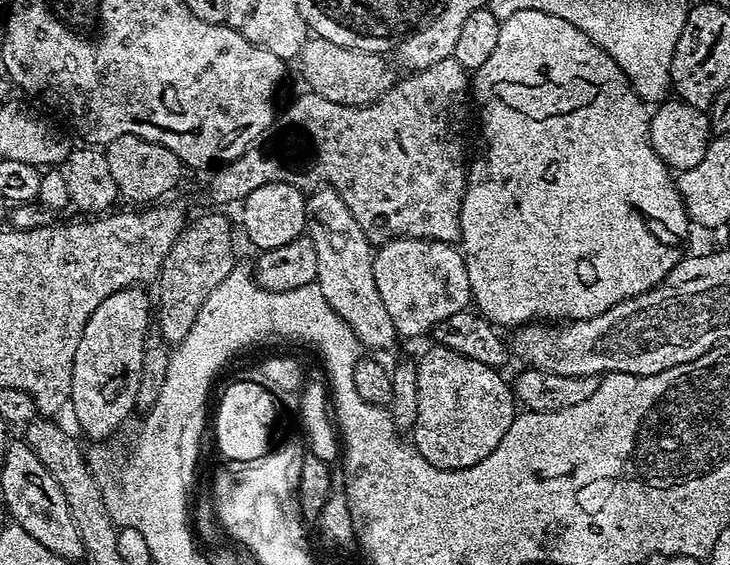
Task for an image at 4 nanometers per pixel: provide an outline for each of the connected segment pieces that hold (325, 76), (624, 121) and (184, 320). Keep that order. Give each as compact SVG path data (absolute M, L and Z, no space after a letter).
M312 36L304 41L302 50L298 57L298 65L300 64L300 72L304 75L307 87L314 94L318 94L322 98L326 98L330 102L338 102L339 104L372 104L386 90L390 90L398 79L398 72L388 65L389 57L378 52L363 52L362 50L354 50L346 46L338 46L335 42L326 42L326 38L321 36Z
M518 10L518 14L510 14L510 18L501 20L498 30L498 43L495 44L490 58L486 58L486 62L482 62L482 66L475 69L470 80L470 92L474 97L475 107L476 104L480 107L480 124L484 127L484 161L476 169L473 167L468 174L468 186L464 190L464 197L460 203L460 239L458 244L464 253L466 274L470 278L470 290L475 307L484 319L492 321L493 325L496 326L501 326L500 324L523 326L533 322L585 320L586 318L594 318L598 314L610 310L610 306L618 306L618 302L629 300L631 296L642 294L663 282L666 274L670 274L670 270L674 270L674 266L682 259L680 243L687 238L688 228L690 229L688 212L684 209L684 200L680 197L680 192L675 186L673 173L668 165L662 162L662 158L658 158L658 154L654 154L652 149L652 143L648 137L649 105L645 104L643 98L630 86L626 74L622 74L618 62L614 62L614 58L610 58L610 54L606 54L586 34L582 34L582 30L578 30L578 26L570 26L570 22L566 22L566 18L558 18L554 14L546 14L542 10Z
M212 212L209 216L200 216L189 223L174 242L170 254L166 254L164 265L160 268L158 283L154 292L154 324L158 334L169 345L175 346L190 334L202 302L218 286L238 263L236 248L232 245L232 224L224 216Z

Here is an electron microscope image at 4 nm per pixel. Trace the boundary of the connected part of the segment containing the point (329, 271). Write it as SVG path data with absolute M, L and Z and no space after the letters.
M320 186L317 192L307 193L304 219L306 235L310 242L314 242L314 255L318 257L314 283L322 290L322 298L326 298L334 314L341 316L346 326L354 330L365 349L373 348L376 352L384 352L387 348L394 347L398 333L394 322L390 322L386 306L382 306L378 286L374 283L374 245L366 238L362 226L358 226L354 214L350 214L346 202L342 202L333 188Z

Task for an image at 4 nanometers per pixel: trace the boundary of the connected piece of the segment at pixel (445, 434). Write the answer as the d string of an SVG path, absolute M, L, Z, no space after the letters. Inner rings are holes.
M432 346L432 349L425 354L416 364L417 368L417 388L418 388L418 414L417 422L410 431L410 440L417 452L422 454L422 458L426 458L426 462L430 462L439 468L465 468L466 466L474 466L478 462L482 462L482 458L486 458L486 454L490 454L498 446L498 442L502 442L502 434L506 434L506 430L510 430L510 422L518 415L518 401L514 395L514 388L511 383L508 384L500 377L501 373L497 369L490 366L482 366L482 362L474 362L474 358L466 358L462 354L458 354L449 348L441 348Z

